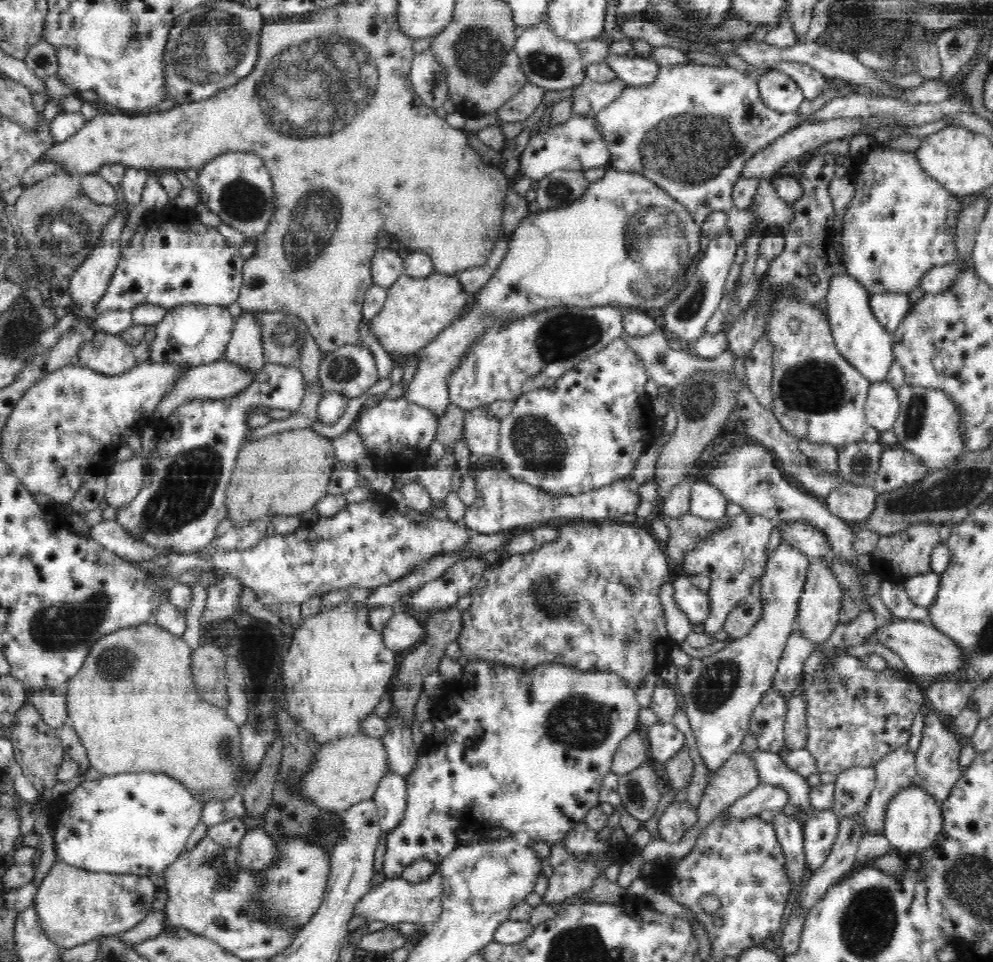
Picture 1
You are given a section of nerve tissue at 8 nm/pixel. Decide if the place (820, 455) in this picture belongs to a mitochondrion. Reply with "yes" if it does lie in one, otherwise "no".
no

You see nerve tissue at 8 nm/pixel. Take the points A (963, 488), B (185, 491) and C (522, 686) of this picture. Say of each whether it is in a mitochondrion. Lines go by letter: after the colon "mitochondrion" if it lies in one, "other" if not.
A: mitochondrion
B: mitochondrion
C: other

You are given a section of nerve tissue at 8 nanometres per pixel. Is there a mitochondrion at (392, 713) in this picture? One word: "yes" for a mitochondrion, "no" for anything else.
no

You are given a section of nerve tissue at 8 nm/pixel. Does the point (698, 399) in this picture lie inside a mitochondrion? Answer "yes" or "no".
yes

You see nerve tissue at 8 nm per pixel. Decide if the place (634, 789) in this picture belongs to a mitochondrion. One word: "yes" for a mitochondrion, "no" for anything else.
yes

